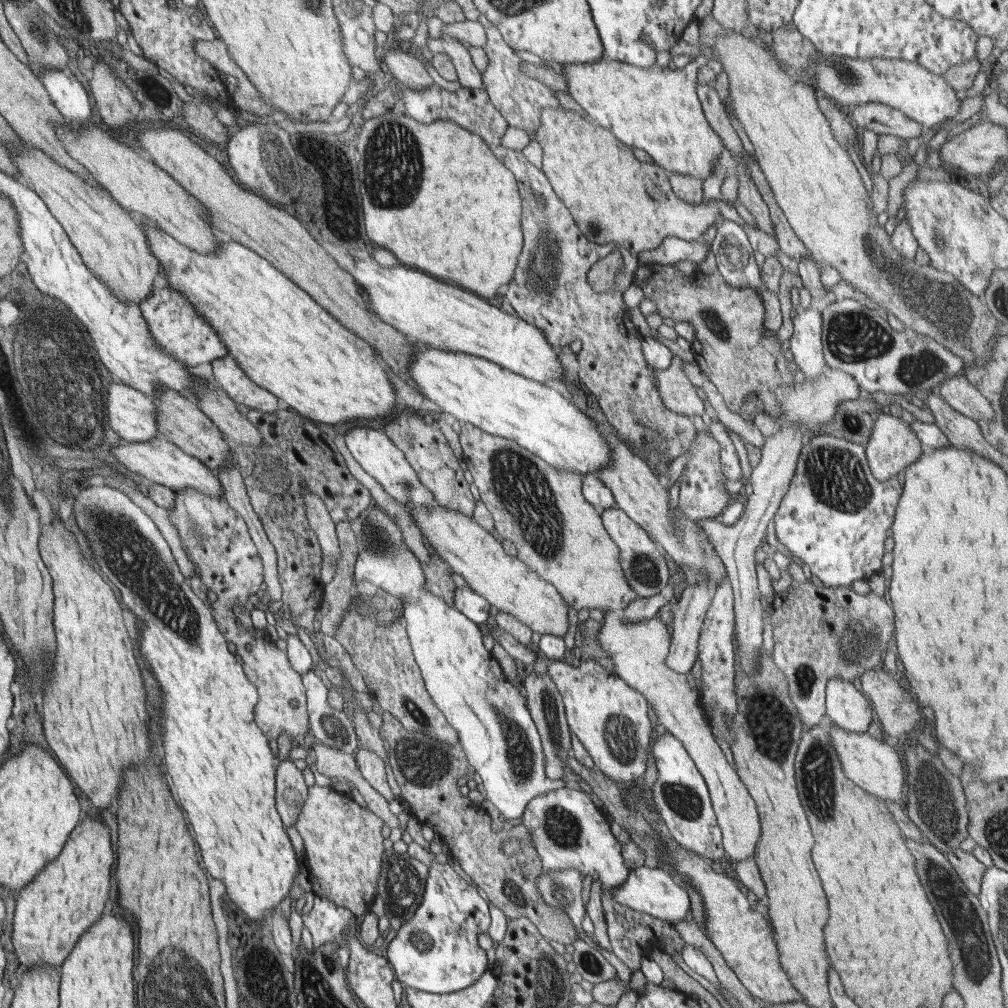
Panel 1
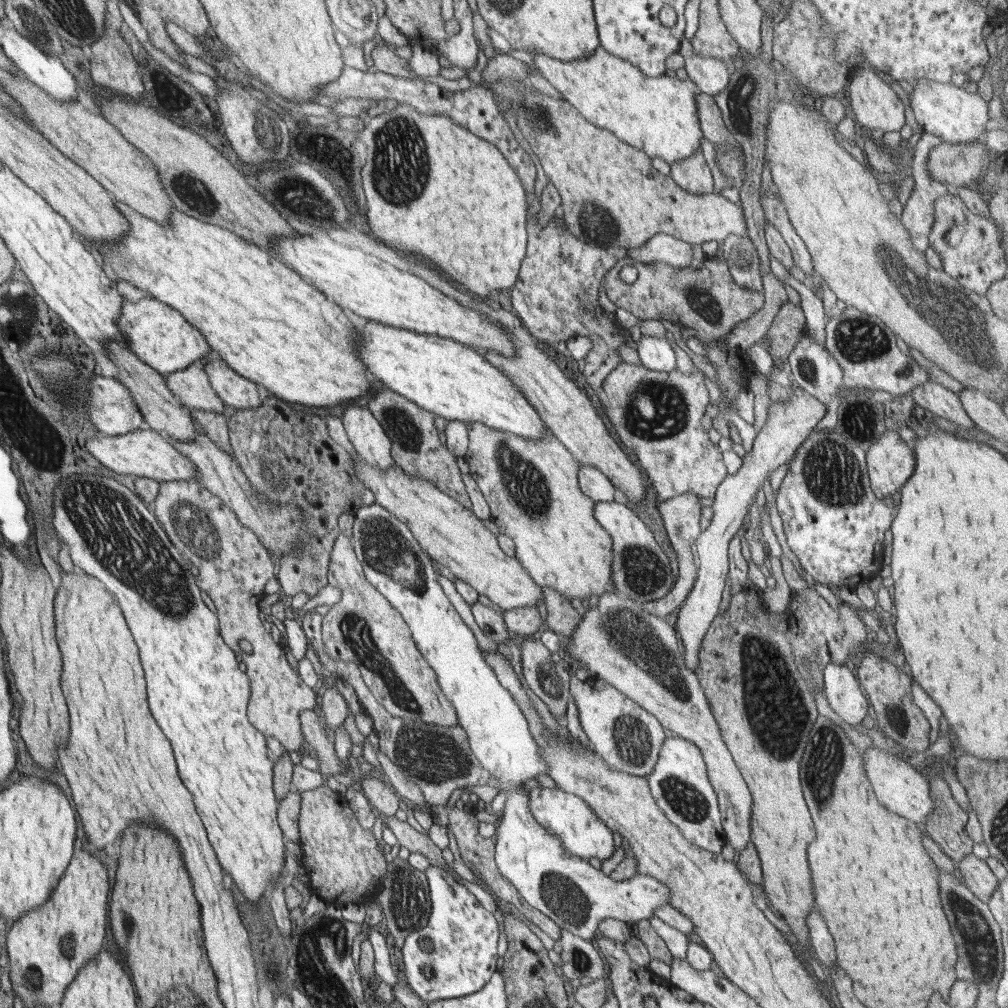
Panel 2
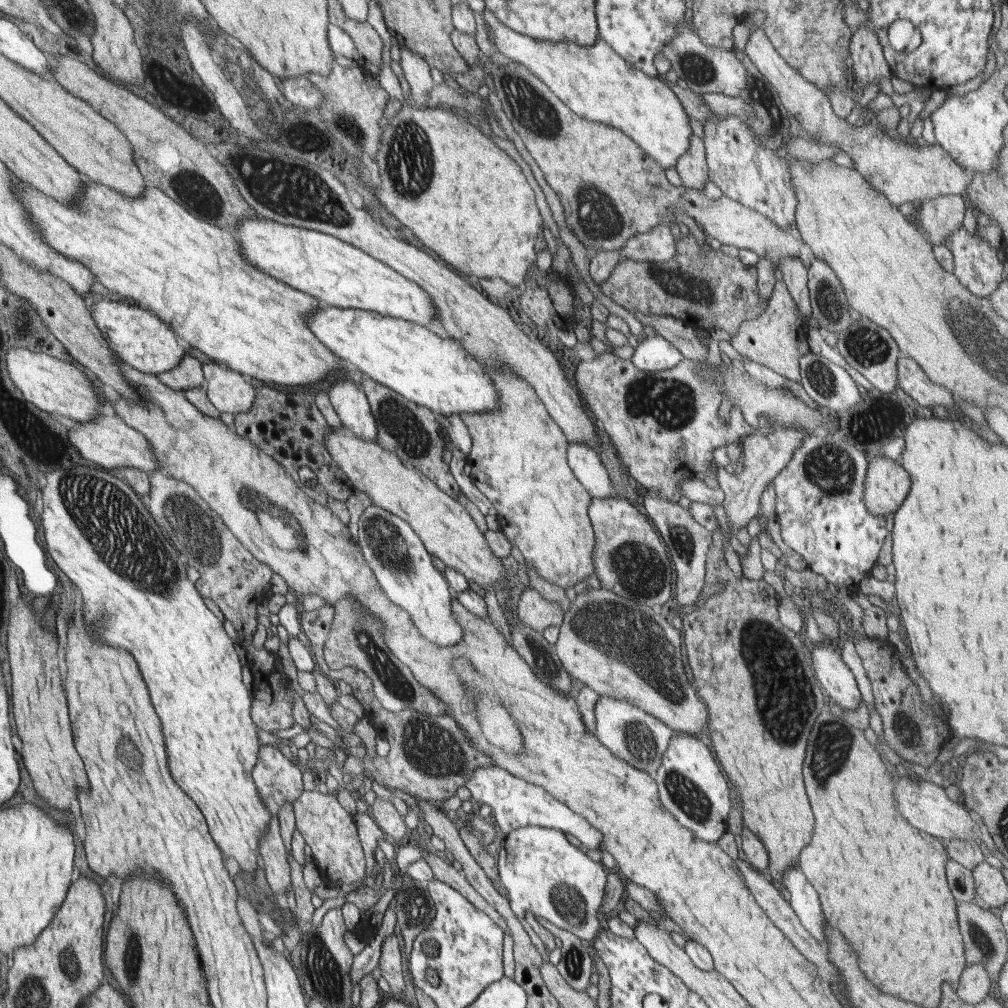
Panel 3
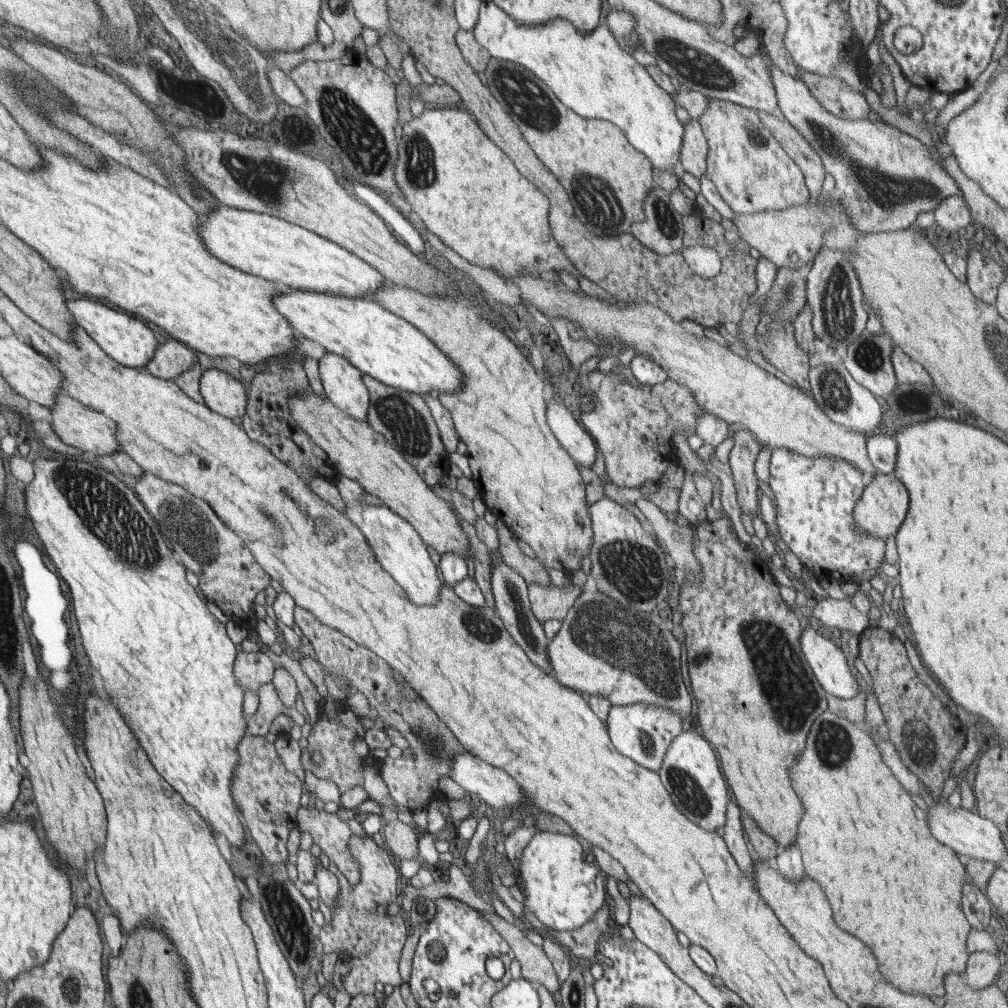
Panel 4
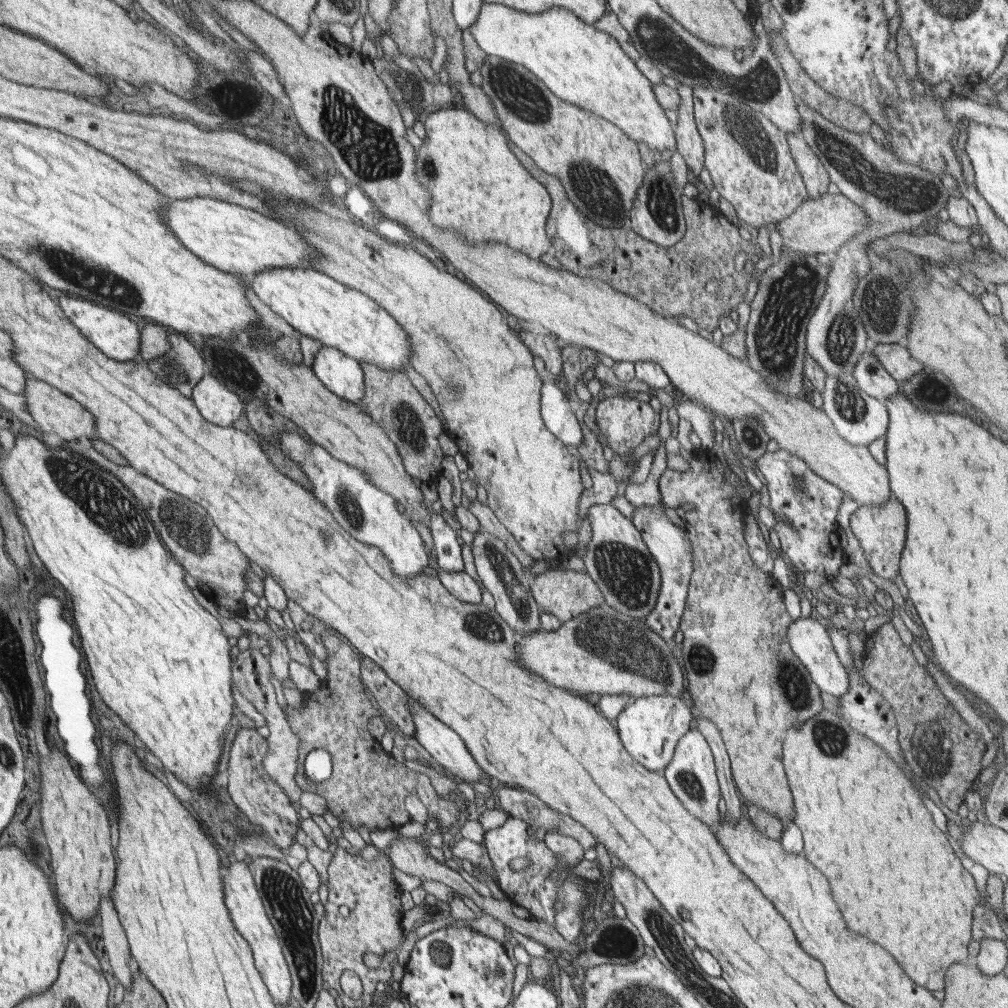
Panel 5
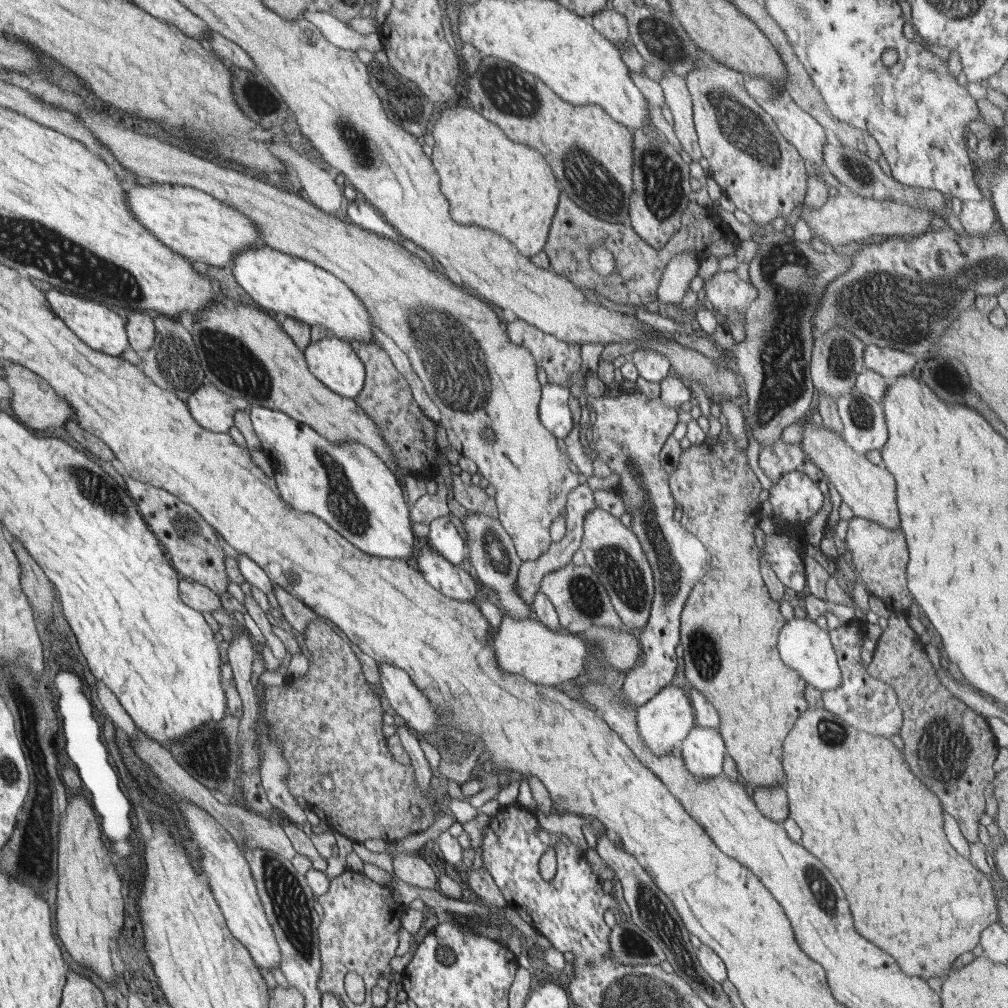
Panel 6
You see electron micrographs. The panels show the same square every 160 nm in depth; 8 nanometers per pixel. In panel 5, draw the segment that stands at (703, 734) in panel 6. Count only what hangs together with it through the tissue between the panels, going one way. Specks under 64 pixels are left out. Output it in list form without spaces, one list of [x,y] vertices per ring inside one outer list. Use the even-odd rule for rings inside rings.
[[[689,729],[680,738],[675,746],[672,760],[665,766],[662,772],[668,781],[673,793],[680,799],[680,802],[692,813],[697,816],[704,824],[712,826],[716,824],[720,816],[721,788],[717,777],[715,758],[711,751],[711,746],[704,738],[699,729]]]

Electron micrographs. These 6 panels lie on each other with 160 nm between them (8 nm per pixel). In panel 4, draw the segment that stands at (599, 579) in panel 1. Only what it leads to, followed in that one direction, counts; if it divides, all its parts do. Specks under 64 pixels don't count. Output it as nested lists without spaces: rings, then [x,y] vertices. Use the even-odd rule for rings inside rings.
[[[388,281],[388,284],[380,287],[371,294],[372,301],[376,301],[386,310],[393,312],[396,316],[407,320],[413,324],[422,334],[425,334],[443,353],[451,358],[452,363],[460,369],[463,385],[453,393],[442,393],[437,396],[439,401],[450,412],[459,439],[467,446],[467,459],[472,471],[471,479],[476,484],[477,490],[483,498],[487,508],[498,519],[505,522],[505,525],[513,532],[516,538],[522,538],[536,554],[540,564],[546,568],[553,568],[564,571],[568,576],[578,570],[581,561],[587,554],[590,554],[593,543],[593,528],[591,527],[591,516],[589,515],[589,505],[586,502],[586,485],[582,481],[580,470],[576,467],[575,460],[568,454],[568,451],[560,444],[560,441],[550,430],[546,420],[546,402],[544,401],[544,379],[539,378],[536,369],[532,366],[518,345],[509,339],[509,336],[492,321],[485,319],[481,310],[468,298],[458,295],[457,297],[443,297],[442,295],[423,295],[419,290],[397,285]]]

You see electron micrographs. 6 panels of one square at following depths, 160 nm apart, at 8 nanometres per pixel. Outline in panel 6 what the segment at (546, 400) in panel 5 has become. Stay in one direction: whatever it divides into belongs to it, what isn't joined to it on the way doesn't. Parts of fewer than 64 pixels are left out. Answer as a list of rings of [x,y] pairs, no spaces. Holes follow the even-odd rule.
[[[550,382],[541,386],[539,400],[540,422],[558,438],[566,438],[573,428],[573,414],[569,407],[570,389]]]

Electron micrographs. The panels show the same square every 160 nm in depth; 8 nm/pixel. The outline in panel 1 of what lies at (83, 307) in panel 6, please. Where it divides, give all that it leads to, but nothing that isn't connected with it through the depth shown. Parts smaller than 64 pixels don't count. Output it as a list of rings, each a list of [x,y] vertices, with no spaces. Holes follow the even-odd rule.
[[[170,283],[163,288],[155,289],[154,294],[138,306],[143,311],[143,317],[148,322],[155,342],[158,342],[168,354],[178,358],[180,363],[196,368],[200,364],[212,363],[229,354],[226,343],[218,335],[214,326],[211,326],[211,323],[203,318],[203,314],[195,309],[194,303],[187,298],[186,294],[175,290]]]

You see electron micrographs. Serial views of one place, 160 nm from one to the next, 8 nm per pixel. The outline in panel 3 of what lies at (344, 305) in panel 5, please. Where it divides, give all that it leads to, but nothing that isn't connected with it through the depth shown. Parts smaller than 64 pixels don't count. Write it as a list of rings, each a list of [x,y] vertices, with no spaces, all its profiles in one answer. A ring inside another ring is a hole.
[[[323,305],[307,316],[312,334],[338,358],[356,366],[365,378],[395,390],[417,405],[428,407],[436,414],[461,415],[497,409],[499,394],[486,369],[458,341],[441,338],[427,327],[398,318],[362,309],[341,309]]]

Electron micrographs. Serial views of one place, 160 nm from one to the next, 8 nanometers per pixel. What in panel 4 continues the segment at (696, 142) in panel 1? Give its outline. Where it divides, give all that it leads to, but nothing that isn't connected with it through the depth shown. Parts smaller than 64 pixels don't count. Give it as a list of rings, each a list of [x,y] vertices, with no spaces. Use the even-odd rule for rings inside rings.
[[[483,1],[472,31],[475,39],[486,48],[492,58],[520,63],[544,82],[569,110],[583,118],[612,122],[625,134],[632,147],[650,160],[653,168],[668,171],[679,169],[685,130],[684,124],[676,117],[677,107],[673,97],[649,76],[646,66],[640,64],[619,45],[606,25],[598,25],[586,34],[579,33],[570,21],[564,19],[552,19],[541,25],[525,25],[516,22],[493,2]]]

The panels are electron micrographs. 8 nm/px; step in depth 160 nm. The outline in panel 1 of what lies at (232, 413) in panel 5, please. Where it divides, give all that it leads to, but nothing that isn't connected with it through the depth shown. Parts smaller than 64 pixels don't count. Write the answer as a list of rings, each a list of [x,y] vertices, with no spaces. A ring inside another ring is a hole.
[[[232,355],[223,356],[211,364],[218,387],[235,403],[261,411],[275,411],[282,407],[283,403],[276,395],[248,378]]]

